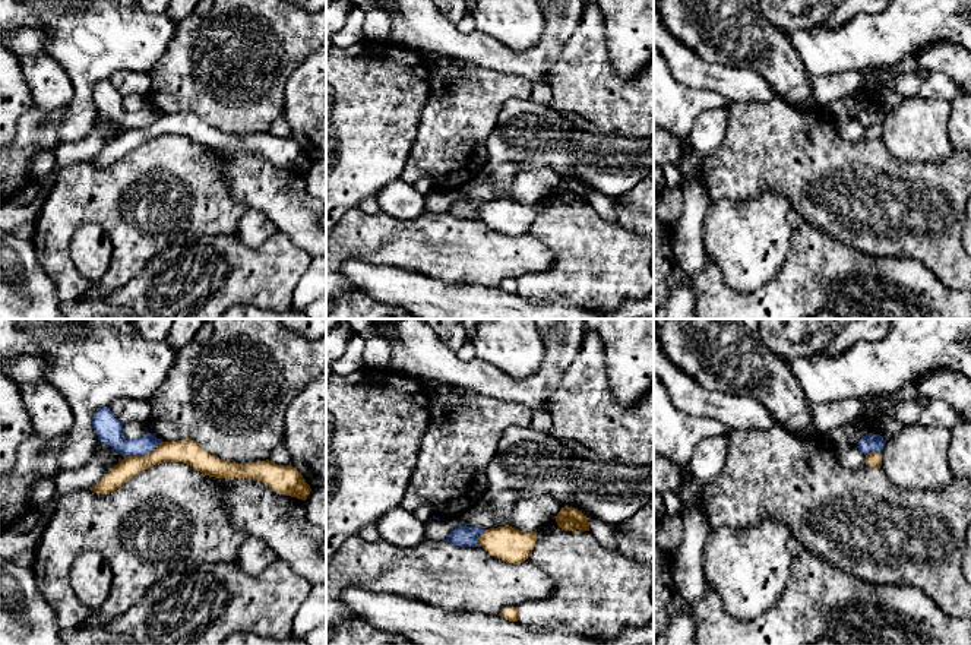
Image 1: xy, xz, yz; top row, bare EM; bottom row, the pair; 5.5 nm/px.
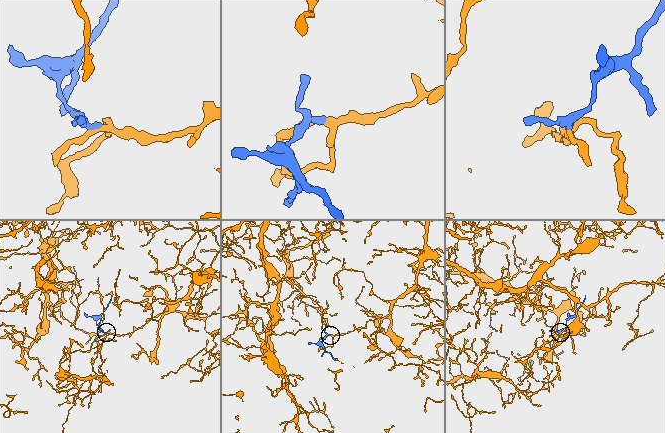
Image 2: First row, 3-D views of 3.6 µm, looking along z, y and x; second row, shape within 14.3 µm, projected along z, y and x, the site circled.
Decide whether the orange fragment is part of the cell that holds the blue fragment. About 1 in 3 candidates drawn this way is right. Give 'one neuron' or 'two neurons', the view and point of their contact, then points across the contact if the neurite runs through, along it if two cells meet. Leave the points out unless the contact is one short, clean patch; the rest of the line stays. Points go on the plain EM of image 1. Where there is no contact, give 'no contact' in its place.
two neurons | xy (144, 127) | along xy (161, 114), (144, 127), (126, 129)

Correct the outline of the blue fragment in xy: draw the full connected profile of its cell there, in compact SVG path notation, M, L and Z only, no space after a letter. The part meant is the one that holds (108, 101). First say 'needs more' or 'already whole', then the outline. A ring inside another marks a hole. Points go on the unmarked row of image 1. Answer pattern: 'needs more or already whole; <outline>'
already whole; M108 79L98 80L94 85L92 98L99 114L124 129L145 129L161 117L161 113L152 105L146 105L139 111L127 111L123 107L123 95L116 91Z

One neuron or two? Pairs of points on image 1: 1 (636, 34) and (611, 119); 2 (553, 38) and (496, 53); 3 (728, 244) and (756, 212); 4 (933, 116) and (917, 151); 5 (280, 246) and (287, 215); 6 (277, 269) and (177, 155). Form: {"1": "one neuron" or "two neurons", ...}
{"1": "two neurons", "2": "one neuron", "3": "one neuron", "4": "one neuron", "5": "two neurons", "6": "two neurons"}

